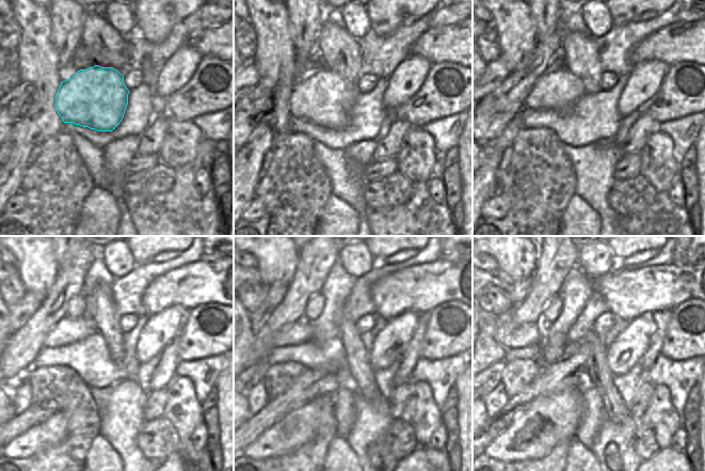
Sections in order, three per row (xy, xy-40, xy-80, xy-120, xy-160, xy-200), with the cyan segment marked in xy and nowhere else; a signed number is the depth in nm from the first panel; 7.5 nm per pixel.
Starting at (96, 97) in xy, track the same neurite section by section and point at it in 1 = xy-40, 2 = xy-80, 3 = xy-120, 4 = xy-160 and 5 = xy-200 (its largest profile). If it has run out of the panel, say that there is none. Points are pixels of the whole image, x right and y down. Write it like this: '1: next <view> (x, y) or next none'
1: next xy-40 (324, 98)
2: next xy-80 (558, 91)
3: next xy-120 (68, 330)
4: next xy-160 (301, 331)
5: next xy-200 (509, 334)

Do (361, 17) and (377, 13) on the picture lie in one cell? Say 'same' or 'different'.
different

